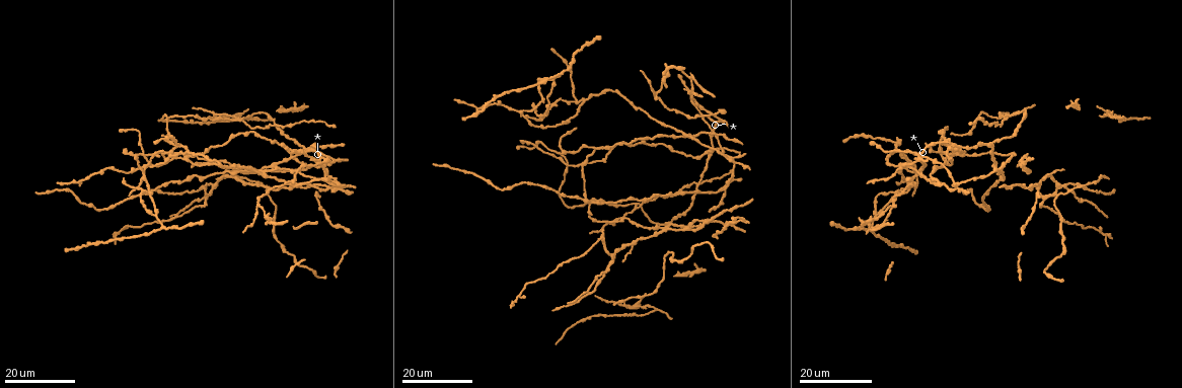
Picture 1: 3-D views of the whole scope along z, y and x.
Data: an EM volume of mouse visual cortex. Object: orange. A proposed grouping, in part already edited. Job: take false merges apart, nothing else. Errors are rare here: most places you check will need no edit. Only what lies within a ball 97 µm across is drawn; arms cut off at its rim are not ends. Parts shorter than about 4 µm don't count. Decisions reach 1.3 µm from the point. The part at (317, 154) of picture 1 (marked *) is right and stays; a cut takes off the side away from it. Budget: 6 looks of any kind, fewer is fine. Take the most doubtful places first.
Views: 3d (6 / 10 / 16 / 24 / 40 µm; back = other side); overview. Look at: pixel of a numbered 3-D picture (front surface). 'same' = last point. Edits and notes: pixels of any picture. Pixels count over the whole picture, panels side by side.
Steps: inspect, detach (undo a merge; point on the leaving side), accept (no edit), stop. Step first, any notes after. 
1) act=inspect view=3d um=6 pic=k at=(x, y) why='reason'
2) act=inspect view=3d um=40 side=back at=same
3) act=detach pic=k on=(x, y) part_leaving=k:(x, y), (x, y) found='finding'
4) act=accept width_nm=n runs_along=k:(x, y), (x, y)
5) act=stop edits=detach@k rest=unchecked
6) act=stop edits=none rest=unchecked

act=inspect view=3d um=24 pic=1 at=(141, 170) why='two arms in line, one across'

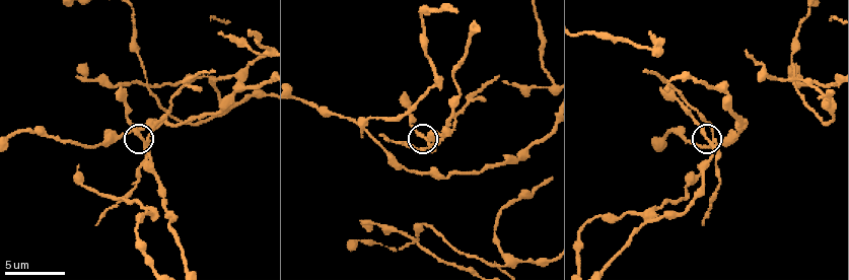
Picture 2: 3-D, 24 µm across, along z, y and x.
act=inspect view=3d um=10 pic=2 at=(145, 139) why='closer look'

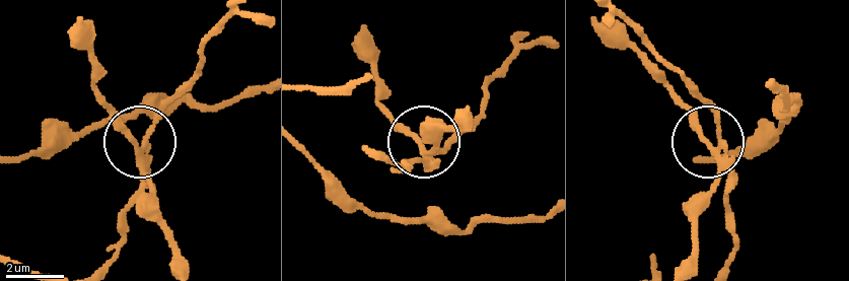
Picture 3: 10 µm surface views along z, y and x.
act=detach pic=3 on=(416, 159) width_nm=190 found='a second neuron is stuck on'

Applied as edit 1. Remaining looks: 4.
act=inspect view=overview

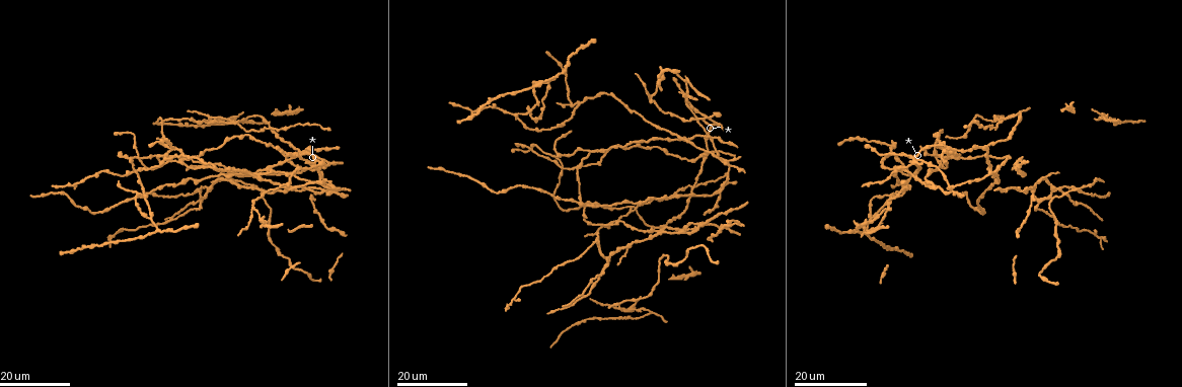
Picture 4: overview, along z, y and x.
act=inspect view=3d um=24 pic=4 at=(233, 121)

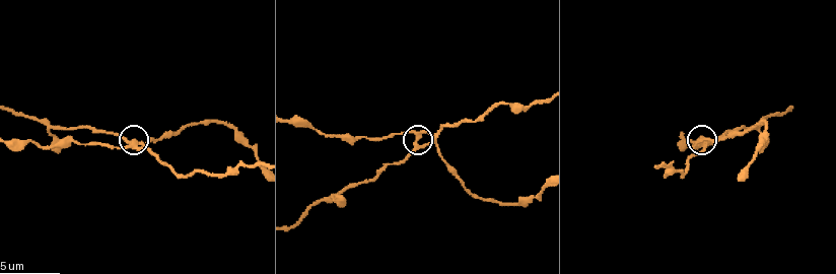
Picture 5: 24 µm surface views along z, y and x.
act=inspect view=3d um=6 pic=5 at=(135, 143) why='closer look'

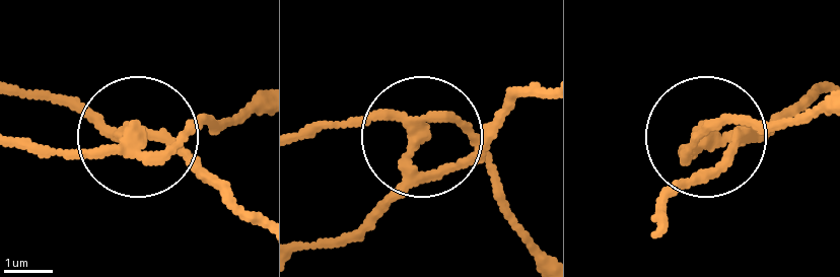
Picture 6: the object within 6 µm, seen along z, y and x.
act=detach pic=6 on=(193, 169) part_leaving=6:(129, 137), (165, 141), (262, 213) found='two neurons meet here'

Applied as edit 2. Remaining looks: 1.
act=stop edits=detach@3,detach@6 rest=unchecked

